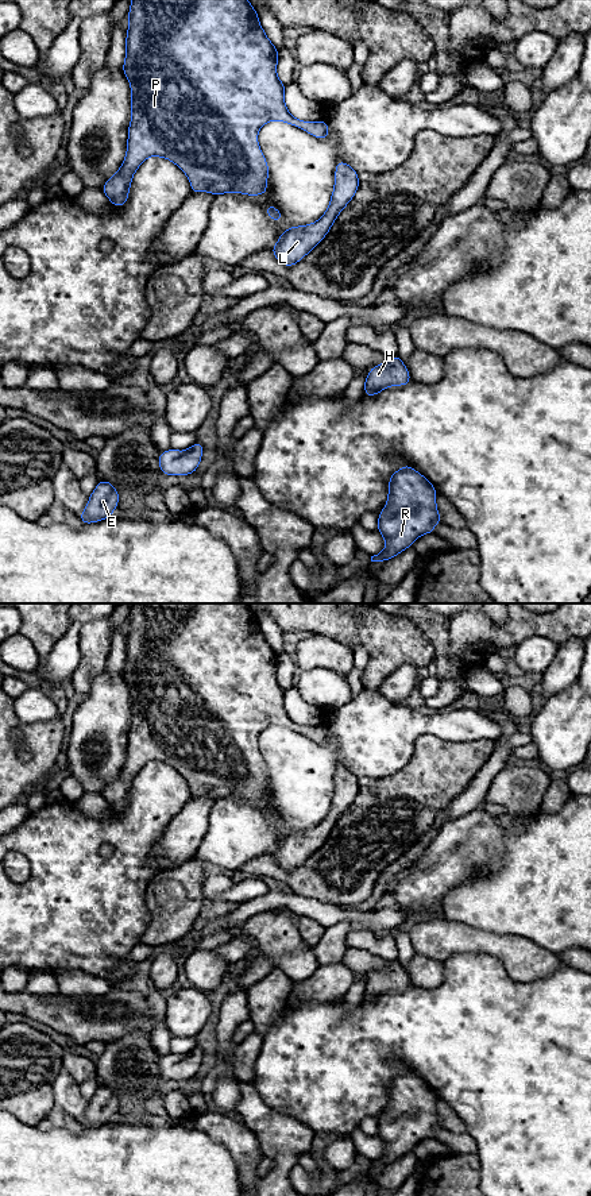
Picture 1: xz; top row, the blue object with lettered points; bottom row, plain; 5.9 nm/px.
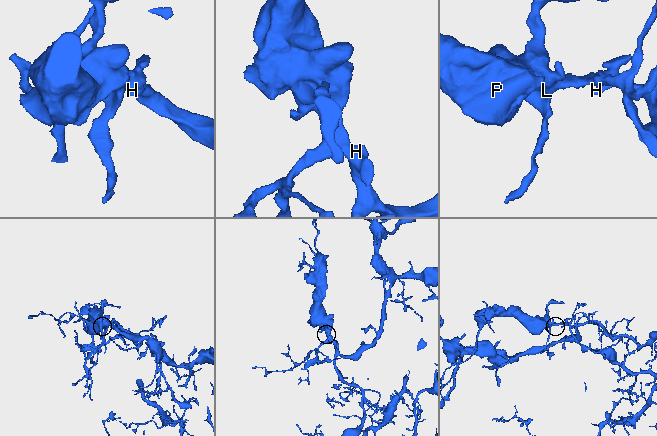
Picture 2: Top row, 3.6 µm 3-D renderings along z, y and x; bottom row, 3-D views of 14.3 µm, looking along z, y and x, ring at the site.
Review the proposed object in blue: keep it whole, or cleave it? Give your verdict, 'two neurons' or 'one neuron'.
one neuron

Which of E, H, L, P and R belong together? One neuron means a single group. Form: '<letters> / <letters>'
E H L P R

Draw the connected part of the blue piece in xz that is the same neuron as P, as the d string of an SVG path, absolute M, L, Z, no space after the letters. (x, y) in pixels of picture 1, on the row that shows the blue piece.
M132 0L123 63L131 88L131 123L124 161L101 188L109 201L115 207L127 202L132 177L148 157L175 163L189 178L193 193L264 194L269 165L258 143L258 132L267 121L291 124L317 139L329 135L324 120L304 121L287 111L286 85L277 76L277 65L278 49L267 38L248 0Z

